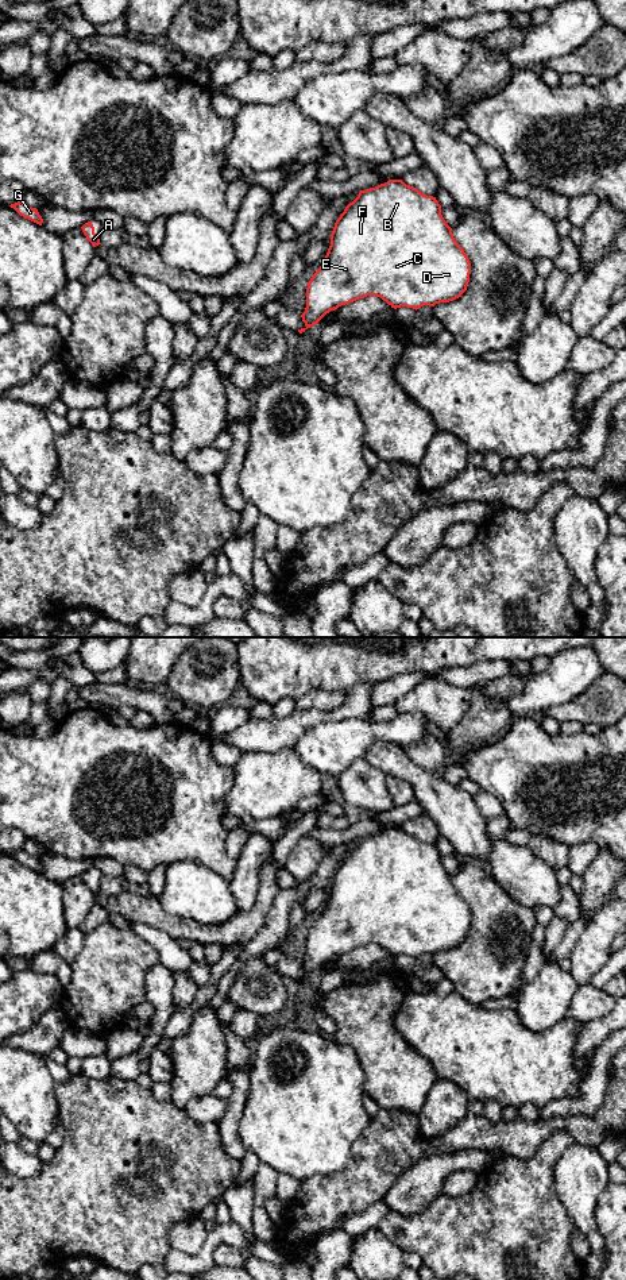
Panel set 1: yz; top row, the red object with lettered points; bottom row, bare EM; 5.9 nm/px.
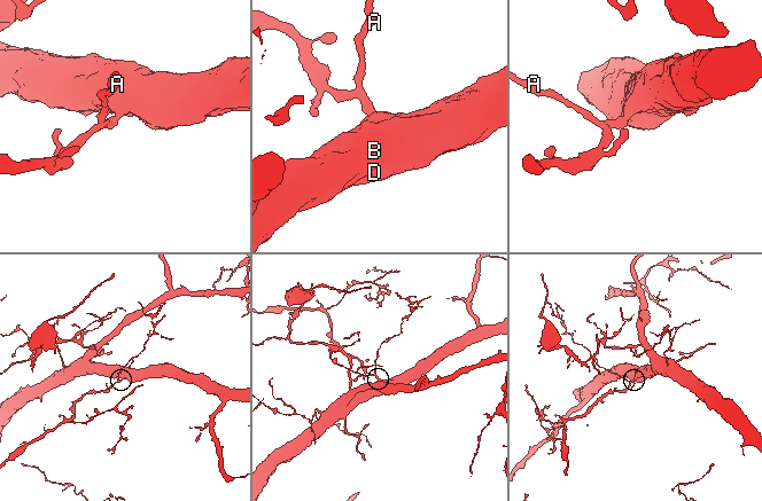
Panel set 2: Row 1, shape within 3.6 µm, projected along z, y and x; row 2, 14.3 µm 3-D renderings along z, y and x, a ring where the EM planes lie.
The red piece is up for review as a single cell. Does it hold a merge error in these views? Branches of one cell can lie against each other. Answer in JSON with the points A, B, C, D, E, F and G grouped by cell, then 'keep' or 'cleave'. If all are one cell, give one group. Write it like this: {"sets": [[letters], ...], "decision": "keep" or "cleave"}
{"sets": [["A", "B", "C", "D", "E", "F", "G"]], "decision": "keep"}

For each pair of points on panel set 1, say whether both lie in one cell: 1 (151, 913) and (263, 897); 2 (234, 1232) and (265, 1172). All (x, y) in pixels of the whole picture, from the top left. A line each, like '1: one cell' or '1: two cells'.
1: one cell
2: two cells

